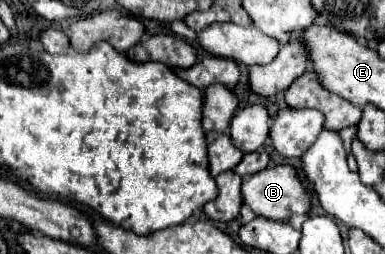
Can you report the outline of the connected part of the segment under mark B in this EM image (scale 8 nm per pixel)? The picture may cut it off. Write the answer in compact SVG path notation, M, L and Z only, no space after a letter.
M291 166L265 168L249 178L243 178L241 196L243 196L243 204L249 206L255 212L255 216L281 220L281 222L289 220L291 214L307 214L309 206L311 206L309 192L305 190L303 182L297 178L295 168L291 168Z

